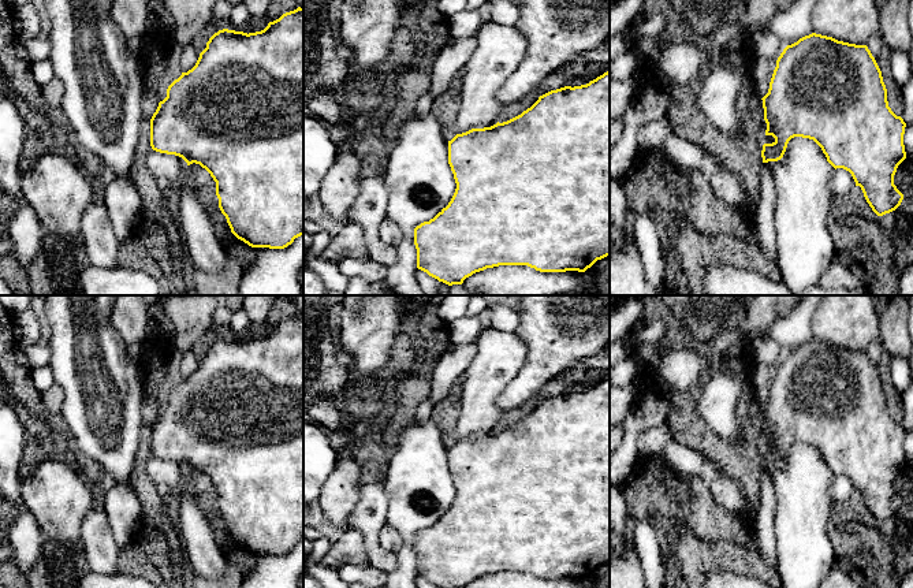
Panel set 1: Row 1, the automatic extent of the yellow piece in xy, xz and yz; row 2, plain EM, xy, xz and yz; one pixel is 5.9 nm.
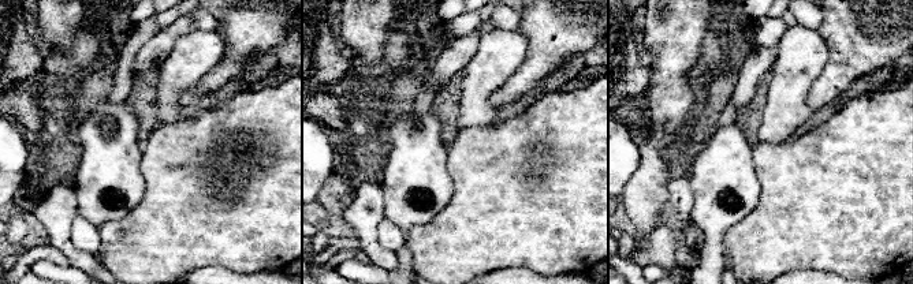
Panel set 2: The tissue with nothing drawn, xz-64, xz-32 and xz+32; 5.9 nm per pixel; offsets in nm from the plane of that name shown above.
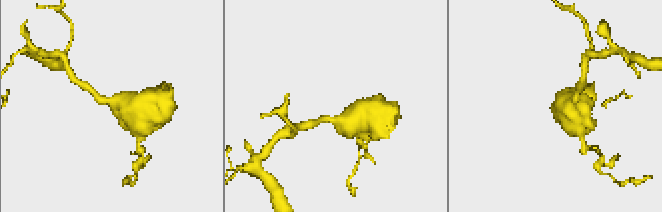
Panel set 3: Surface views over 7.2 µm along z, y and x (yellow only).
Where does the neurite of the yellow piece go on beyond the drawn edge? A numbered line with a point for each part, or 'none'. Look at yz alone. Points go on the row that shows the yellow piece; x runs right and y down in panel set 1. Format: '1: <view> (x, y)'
none

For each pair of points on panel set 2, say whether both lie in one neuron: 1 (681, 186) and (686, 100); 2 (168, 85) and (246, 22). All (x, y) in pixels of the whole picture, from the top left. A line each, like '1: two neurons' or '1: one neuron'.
1: two neurons
2: two neurons

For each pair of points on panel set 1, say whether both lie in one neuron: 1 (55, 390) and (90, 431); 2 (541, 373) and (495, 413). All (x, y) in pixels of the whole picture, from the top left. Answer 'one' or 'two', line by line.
1: two
2: two

